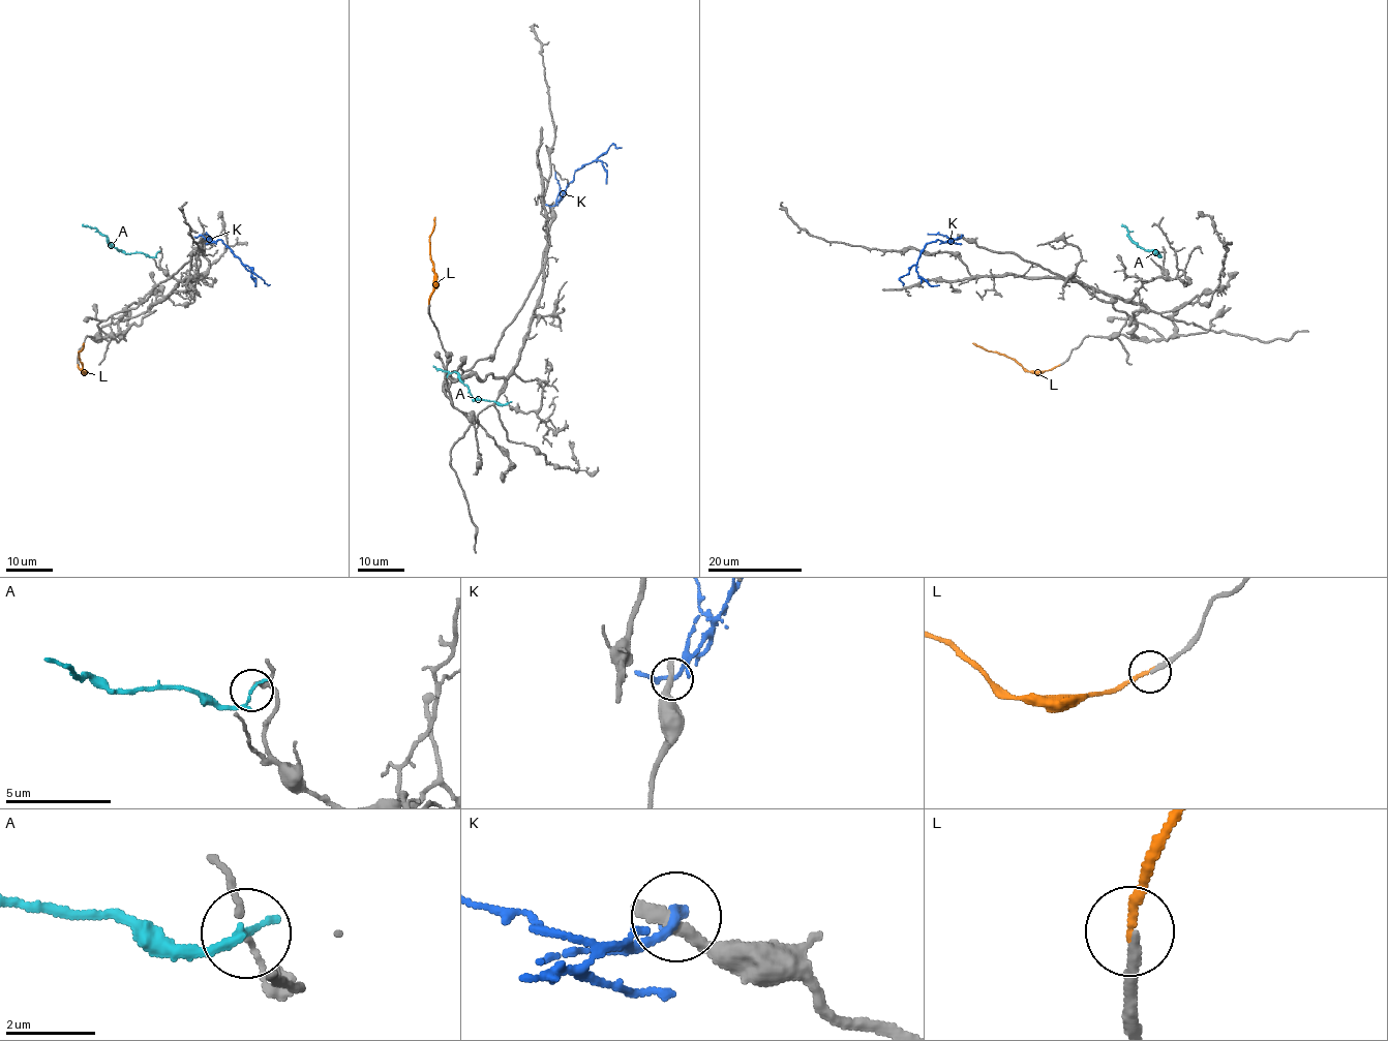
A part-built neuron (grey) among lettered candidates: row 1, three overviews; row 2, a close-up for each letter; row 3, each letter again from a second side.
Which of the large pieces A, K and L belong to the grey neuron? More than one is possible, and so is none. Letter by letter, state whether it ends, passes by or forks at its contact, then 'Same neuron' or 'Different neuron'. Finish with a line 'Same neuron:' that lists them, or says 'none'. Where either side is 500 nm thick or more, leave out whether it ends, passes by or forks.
A: It ends there. Different neuron
K: It passes by. Different neuron
L: It ends there. Same neuron
Same neuron: L

